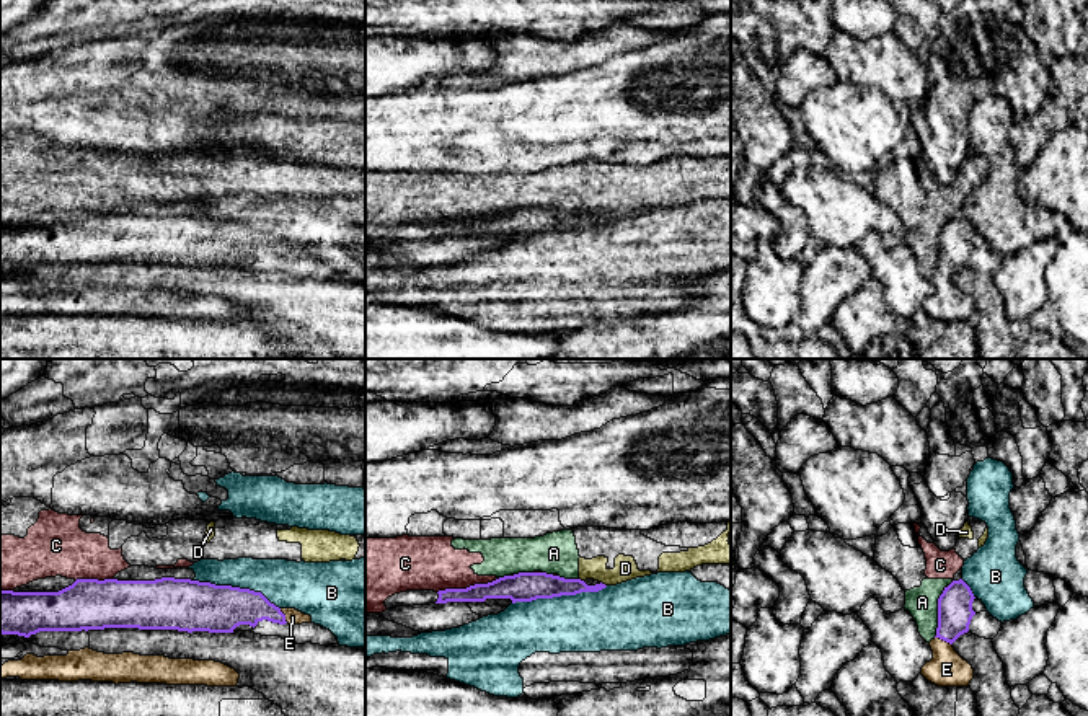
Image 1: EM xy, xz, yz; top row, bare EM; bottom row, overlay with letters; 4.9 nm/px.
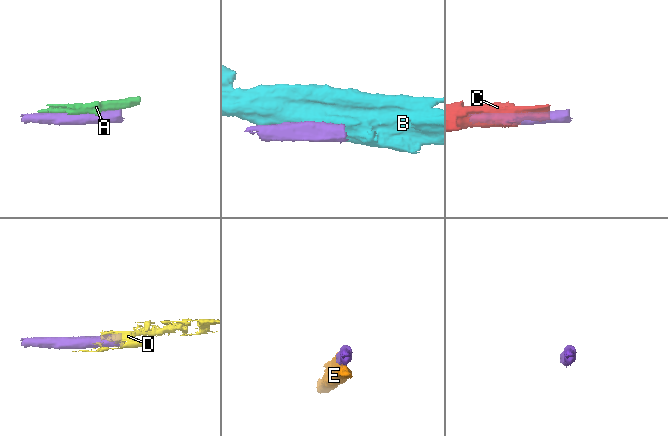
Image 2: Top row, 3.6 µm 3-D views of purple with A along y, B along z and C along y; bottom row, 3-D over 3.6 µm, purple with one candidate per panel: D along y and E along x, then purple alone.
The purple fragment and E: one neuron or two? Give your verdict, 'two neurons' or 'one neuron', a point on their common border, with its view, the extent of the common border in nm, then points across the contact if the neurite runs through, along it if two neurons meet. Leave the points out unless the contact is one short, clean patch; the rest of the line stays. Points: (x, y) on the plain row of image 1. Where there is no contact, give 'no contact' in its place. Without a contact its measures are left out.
one neuron; contact yz (943, 274); length 100 nm

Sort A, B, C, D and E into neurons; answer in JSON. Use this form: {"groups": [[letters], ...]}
{"groups": [["A", "C", "D"], ["B"], ["E"]]}

